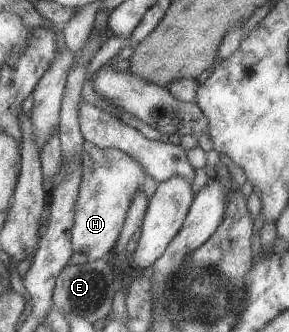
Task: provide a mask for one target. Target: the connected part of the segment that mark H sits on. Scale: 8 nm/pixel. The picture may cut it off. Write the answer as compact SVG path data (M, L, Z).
M87 142L83 143L82 167L69 240L71 252L79 252L87 261L92 261L105 258L113 250L125 220L125 212L142 185L145 174L141 164L137 164L131 156L127 156L121 150L99 148Z

